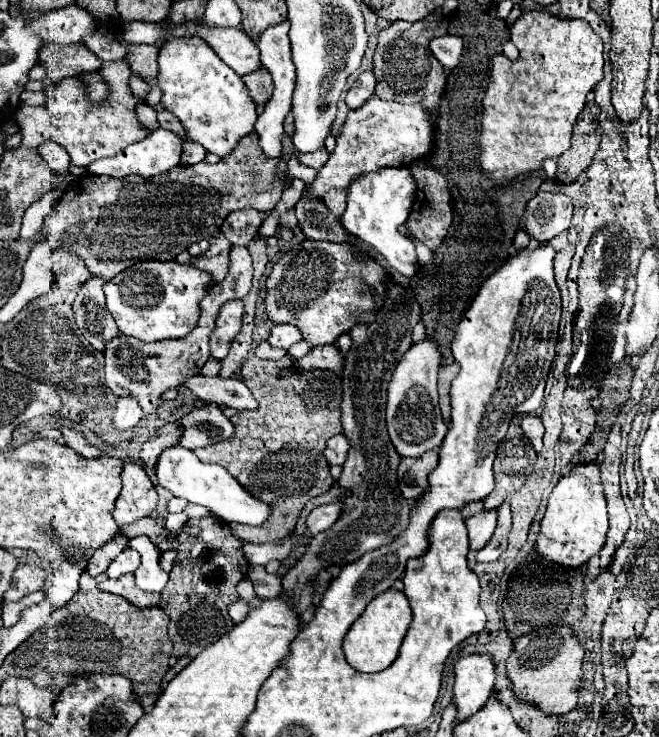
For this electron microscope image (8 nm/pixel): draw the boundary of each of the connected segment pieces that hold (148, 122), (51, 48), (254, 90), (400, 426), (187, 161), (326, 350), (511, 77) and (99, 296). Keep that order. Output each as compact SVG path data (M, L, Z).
M140 103L140 105L136 105L136 109L134 109L134 111L136 111L138 121L142 121L142 123L140 123L142 127L146 127L150 132L159 128L158 121L156 121L156 111L154 111L150 105Z
M70 43L70 45L44 45L40 49L40 63L48 69L48 77L44 79L44 93L60 85L64 77L78 75L82 71L96 71L102 65L102 59L92 53L82 43Z
M262 67L262 69L258 69L256 73L250 73L248 77L242 77L244 79L244 83L248 85L248 89L250 89L250 93L252 93L252 97L254 97L254 101L258 103L258 105L264 105L266 103L266 99L272 95L272 91L274 91L274 81L272 81L272 77L270 77L270 73Z
M428 337L422 339L420 343L414 343L396 365L396 371L388 385L386 425L390 439L402 457L416 457L430 449L438 449L448 433L448 427L438 407L436 375L440 365L442 365L440 349L436 341Z
M186 145L184 147L184 161L182 165L194 165L198 161L202 161L206 155L206 151L200 149L200 145Z
M336 345L314 347L306 357L298 359L298 367L302 367L302 369L324 369L324 371L334 371L340 375L342 367L344 367L344 357Z
M546 9L526 11L512 25L512 43L520 49L520 57L510 61L504 55L492 59L492 81L484 97L484 119L480 135L480 167L496 179L506 183L514 175L538 171L546 157L558 157L570 147L572 125L584 109L586 95L602 79L602 41L584 19L560 19Z
M92 275L84 285L80 285L72 305L78 329L82 331L84 339L98 351L104 351L104 343L118 335L118 327L104 299L106 283L108 281L104 281L102 277Z

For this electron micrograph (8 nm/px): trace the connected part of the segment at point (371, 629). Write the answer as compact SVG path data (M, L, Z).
M388 589L380 593L368 603L360 619L350 627L348 635L344 637L346 661L356 671L364 671L364 673L386 669L398 657L398 649L406 637L410 623L412 623L412 609L410 609L408 597L396 589Z

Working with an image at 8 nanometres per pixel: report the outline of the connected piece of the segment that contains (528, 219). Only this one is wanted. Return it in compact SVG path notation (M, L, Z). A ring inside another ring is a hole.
M538 193L532 201L528 201L522 225L538 243L550 241L570 227L574 213L572 197L566 193Z

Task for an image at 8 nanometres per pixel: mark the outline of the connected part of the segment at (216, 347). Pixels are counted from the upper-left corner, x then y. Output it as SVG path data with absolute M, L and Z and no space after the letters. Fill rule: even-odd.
M232 299L222 305L216 319L216 327L210 335L210 353L214 359L222 361L228 355L228 349L242 327L242 311L242 299Z

